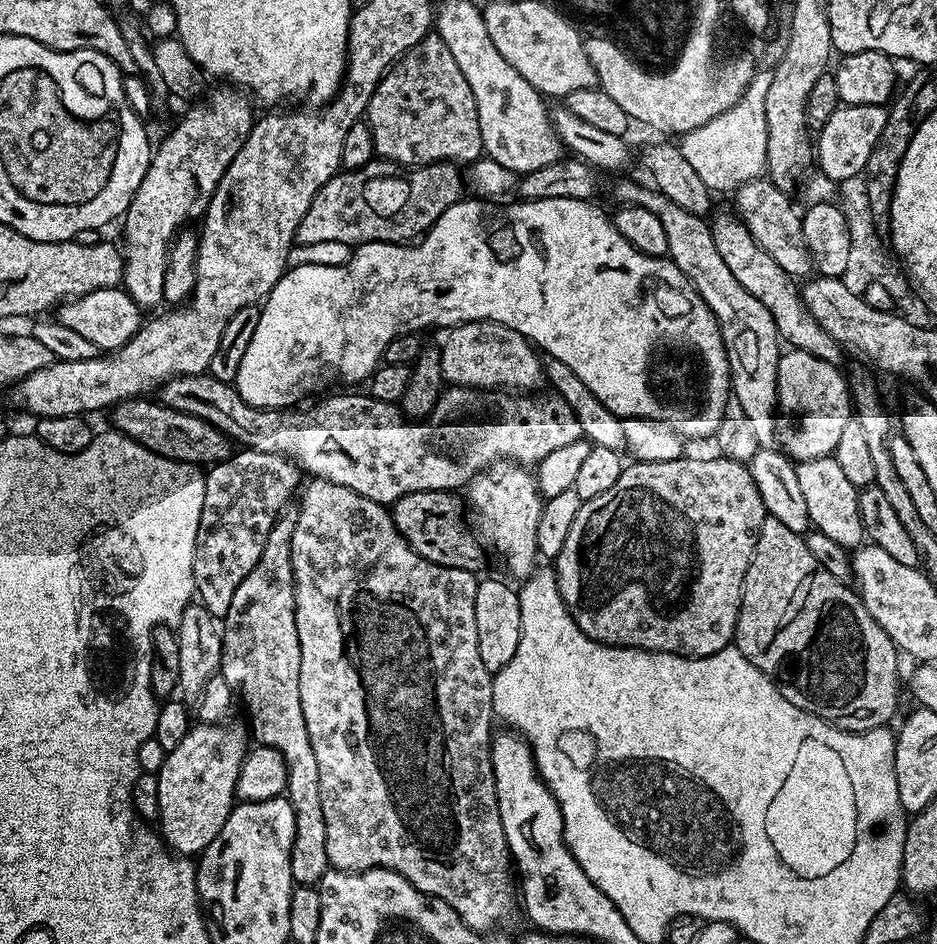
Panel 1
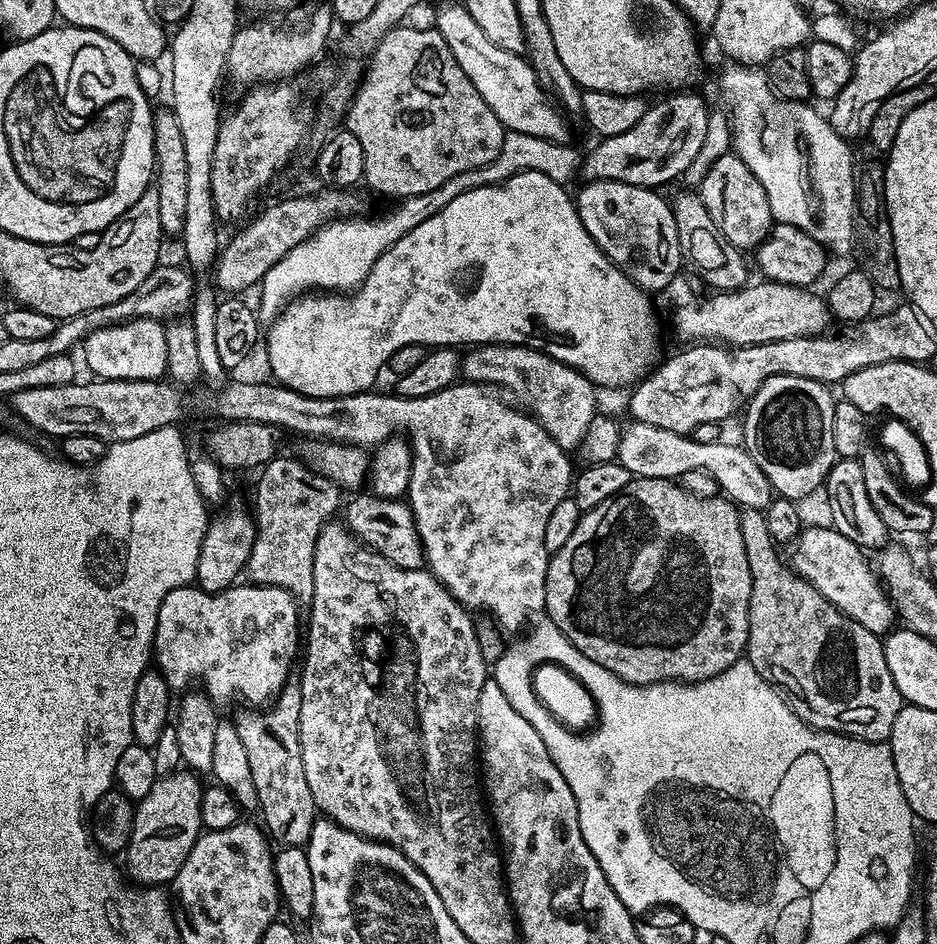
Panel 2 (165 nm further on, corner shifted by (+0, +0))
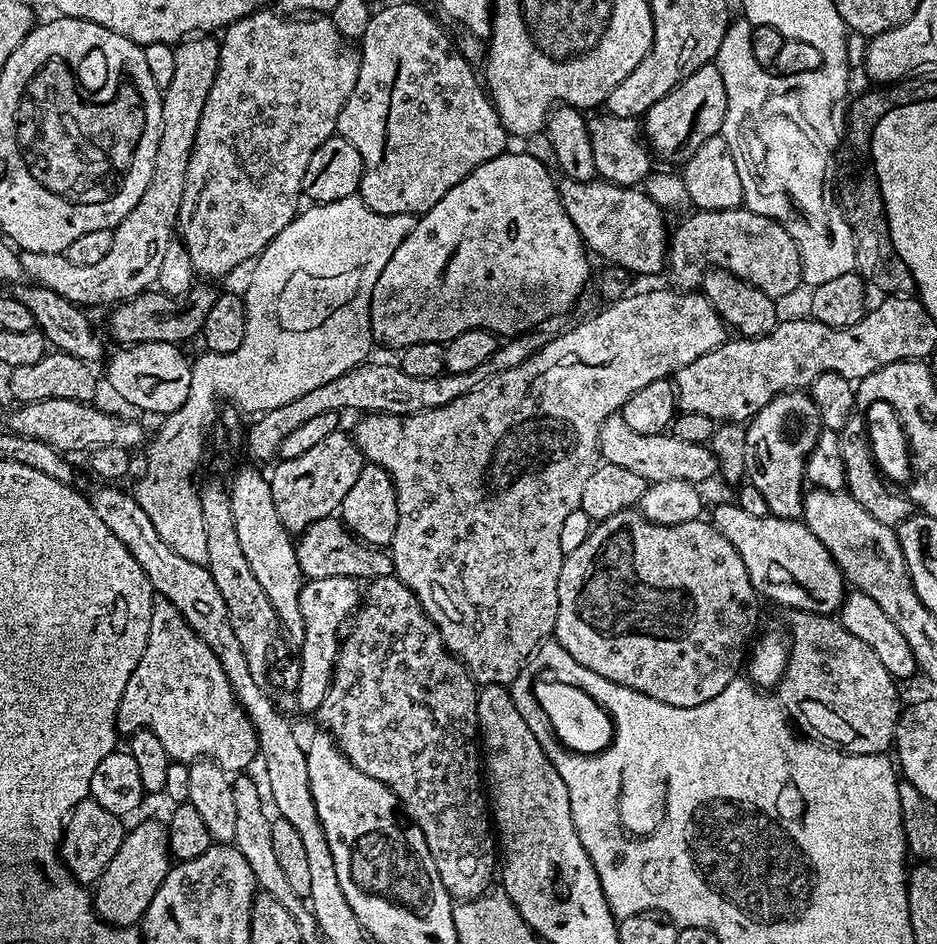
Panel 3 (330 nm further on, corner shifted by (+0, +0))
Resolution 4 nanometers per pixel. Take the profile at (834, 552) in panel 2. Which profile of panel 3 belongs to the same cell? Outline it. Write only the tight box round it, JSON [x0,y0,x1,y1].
[710,502,846,614]

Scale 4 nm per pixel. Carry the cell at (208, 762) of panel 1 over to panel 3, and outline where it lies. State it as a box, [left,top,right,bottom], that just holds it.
[94,820,169,928]

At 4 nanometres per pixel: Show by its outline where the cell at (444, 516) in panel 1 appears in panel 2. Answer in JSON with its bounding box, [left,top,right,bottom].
[342,494,424,570]

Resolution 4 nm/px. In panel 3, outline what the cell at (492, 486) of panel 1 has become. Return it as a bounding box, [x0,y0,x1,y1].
[354,286,729,686]

